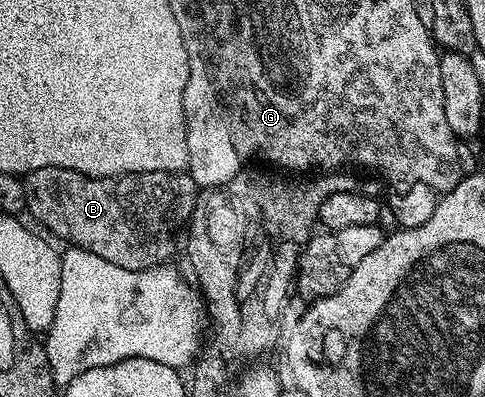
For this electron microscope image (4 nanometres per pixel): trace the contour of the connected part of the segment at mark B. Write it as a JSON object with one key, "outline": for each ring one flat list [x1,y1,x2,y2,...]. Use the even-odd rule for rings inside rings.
{"outline":[[44,167,28,172,23,182,25,211,33,214,50,236,58,235,66,244,95,253,111,265,136,271,172,260,169,258,179,251,177,230,193,218,193,208,199,202,197,183,185,171,144,171,96,179,81,171]]}

